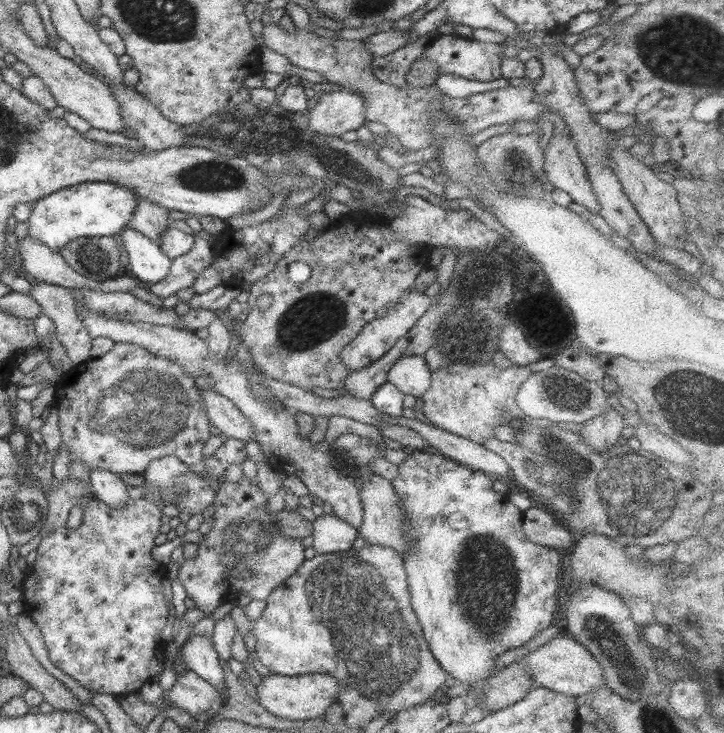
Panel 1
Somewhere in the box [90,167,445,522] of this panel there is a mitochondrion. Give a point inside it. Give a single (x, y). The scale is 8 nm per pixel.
(310, 320)

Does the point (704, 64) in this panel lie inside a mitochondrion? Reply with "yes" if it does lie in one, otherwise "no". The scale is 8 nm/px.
yes

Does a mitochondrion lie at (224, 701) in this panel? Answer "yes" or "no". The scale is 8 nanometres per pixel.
no

